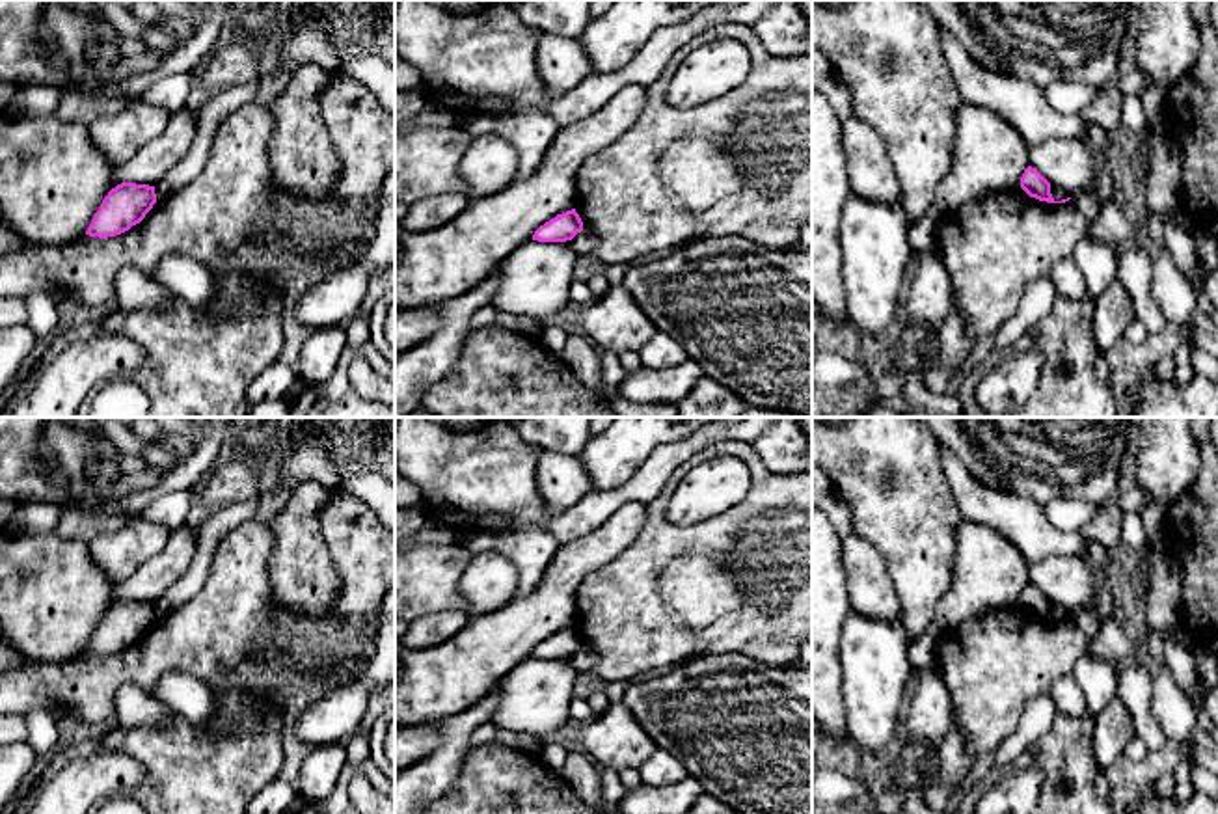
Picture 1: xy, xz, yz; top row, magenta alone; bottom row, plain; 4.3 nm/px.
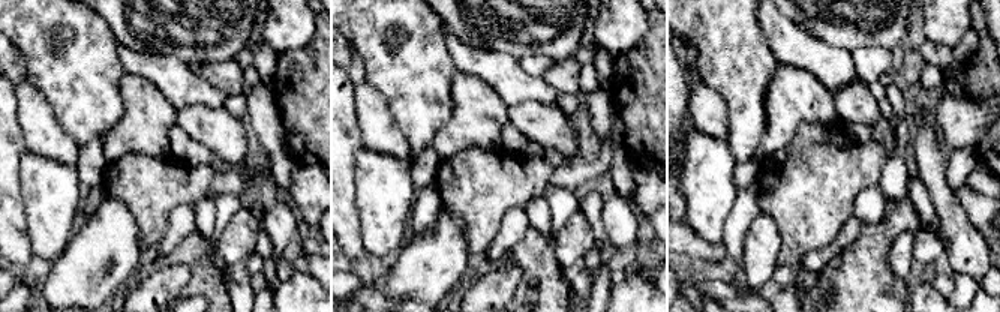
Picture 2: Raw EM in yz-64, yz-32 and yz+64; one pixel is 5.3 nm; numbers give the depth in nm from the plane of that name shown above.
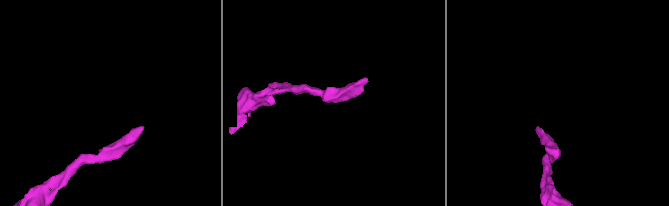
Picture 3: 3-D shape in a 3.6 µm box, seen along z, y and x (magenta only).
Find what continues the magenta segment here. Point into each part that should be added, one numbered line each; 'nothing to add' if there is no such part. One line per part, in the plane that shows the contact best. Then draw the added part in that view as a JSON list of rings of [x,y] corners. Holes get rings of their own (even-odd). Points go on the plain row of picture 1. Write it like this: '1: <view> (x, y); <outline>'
nothing to add

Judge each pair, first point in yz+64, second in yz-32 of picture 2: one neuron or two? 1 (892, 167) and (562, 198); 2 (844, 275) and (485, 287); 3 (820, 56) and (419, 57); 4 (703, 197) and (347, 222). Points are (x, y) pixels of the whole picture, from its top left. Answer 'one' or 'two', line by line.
1: one
2: two
3: two
4: two

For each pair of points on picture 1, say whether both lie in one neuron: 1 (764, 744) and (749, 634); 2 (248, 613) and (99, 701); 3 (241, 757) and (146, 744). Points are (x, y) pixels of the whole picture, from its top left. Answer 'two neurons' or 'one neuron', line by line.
1: two neurons
2: one neuron
3: one neuron

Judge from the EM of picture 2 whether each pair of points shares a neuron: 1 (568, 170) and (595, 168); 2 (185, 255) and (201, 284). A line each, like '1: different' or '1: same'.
1: same
2: same

